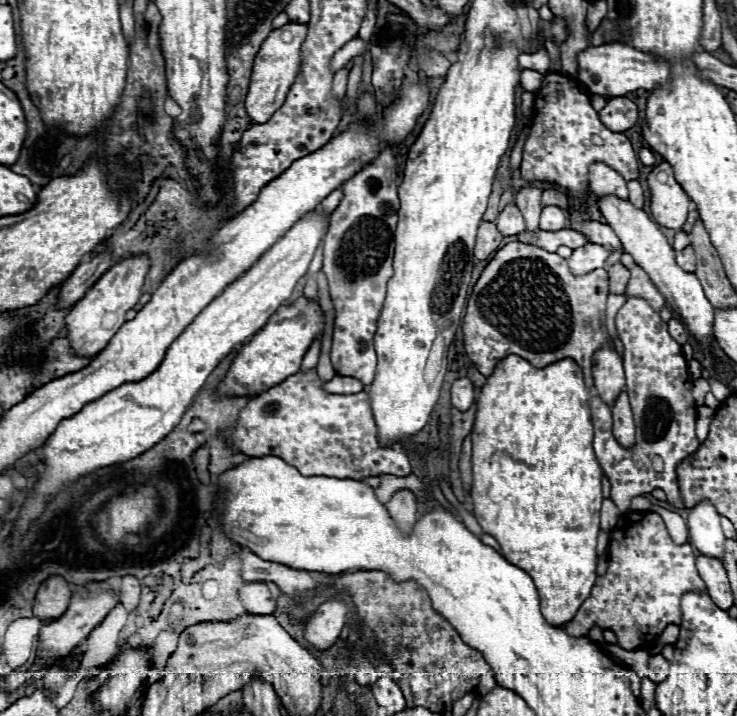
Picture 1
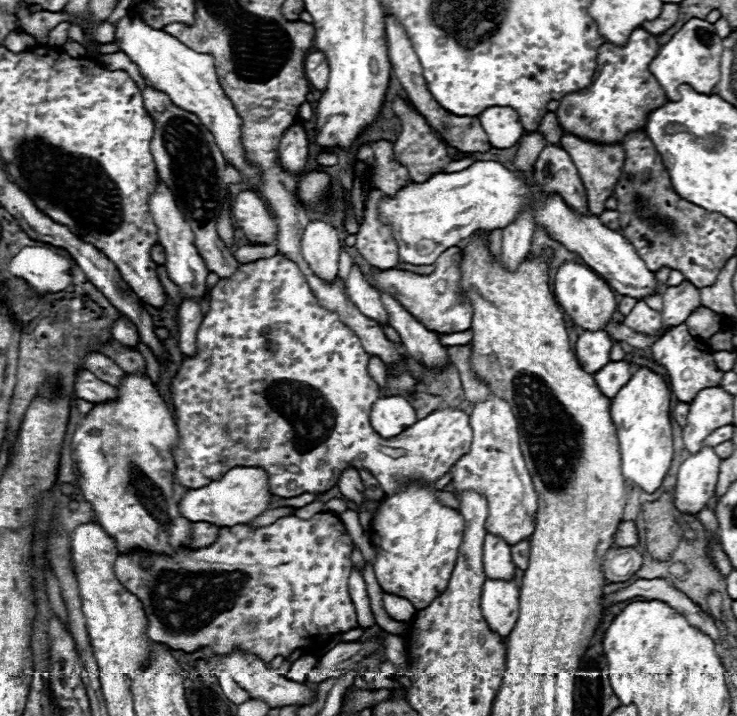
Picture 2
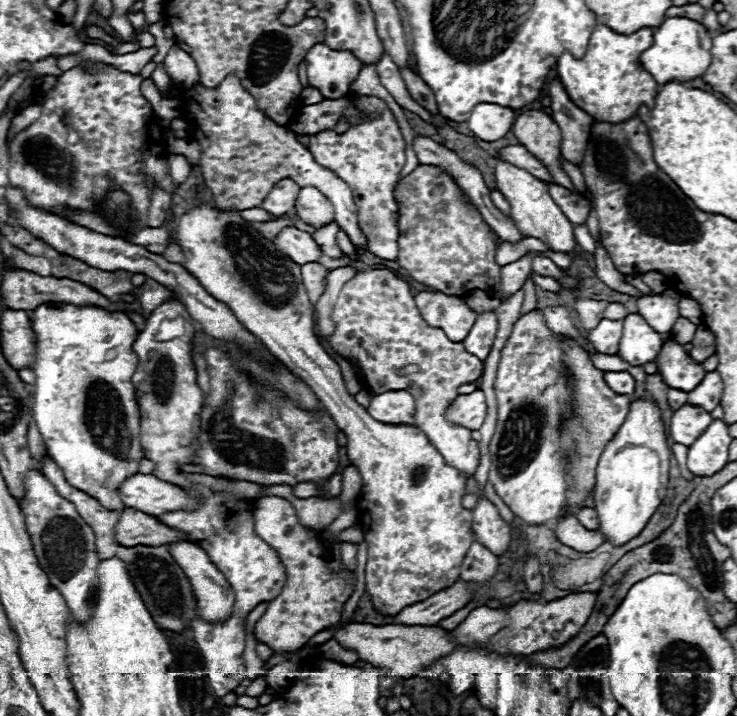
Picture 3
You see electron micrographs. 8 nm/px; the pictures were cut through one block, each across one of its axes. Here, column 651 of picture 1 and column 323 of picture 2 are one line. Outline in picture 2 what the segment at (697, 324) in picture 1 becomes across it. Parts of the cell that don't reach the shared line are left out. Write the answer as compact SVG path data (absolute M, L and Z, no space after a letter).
M320 218L308 222L302 236L302 256L316 276L324 280L338 276L340 248L342 244L334 226Z

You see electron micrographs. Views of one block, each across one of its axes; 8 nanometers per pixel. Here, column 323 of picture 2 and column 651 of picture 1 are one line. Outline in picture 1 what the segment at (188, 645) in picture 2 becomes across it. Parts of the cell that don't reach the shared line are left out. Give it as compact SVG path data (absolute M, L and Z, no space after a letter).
M624 512L610 534L606 574L596 578L592 594L562 630L572 638L580 638L586 636L592 626L598 626L612 630L618 638L618 646L624 650L646 648L668 624L682 624L682 594L690 590L706 592L706 584L698 576L694 562L696 554L692 546L676 546L656 512Z

